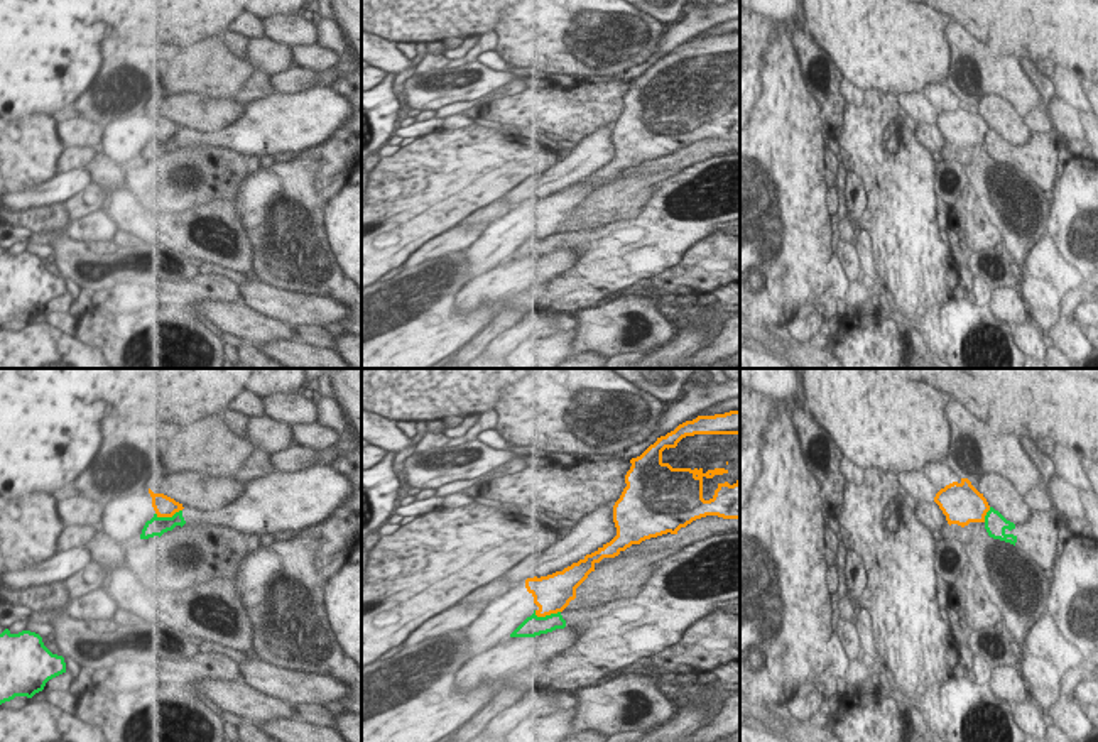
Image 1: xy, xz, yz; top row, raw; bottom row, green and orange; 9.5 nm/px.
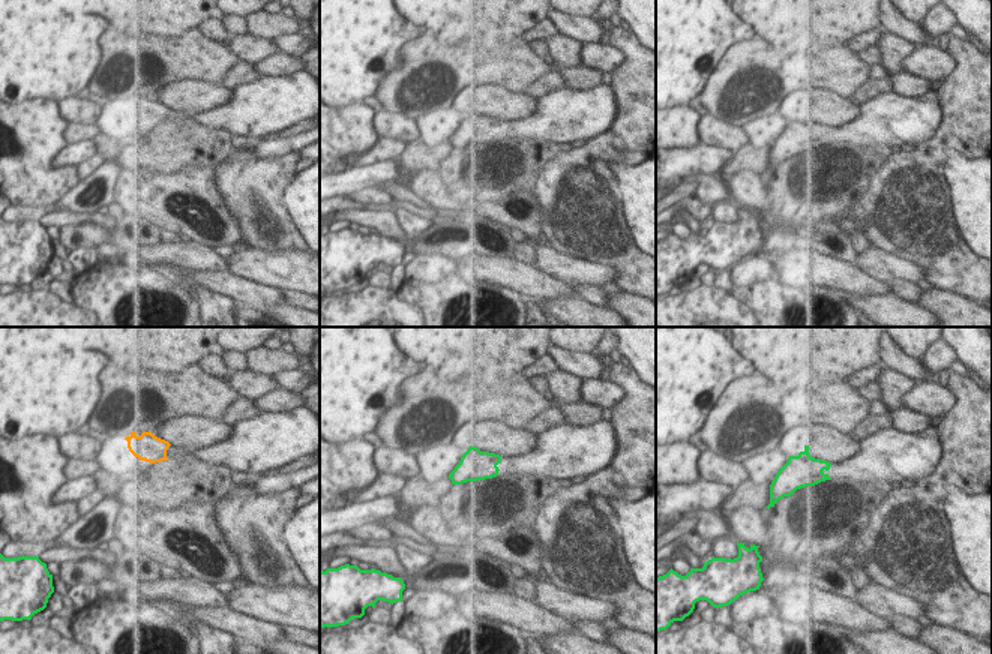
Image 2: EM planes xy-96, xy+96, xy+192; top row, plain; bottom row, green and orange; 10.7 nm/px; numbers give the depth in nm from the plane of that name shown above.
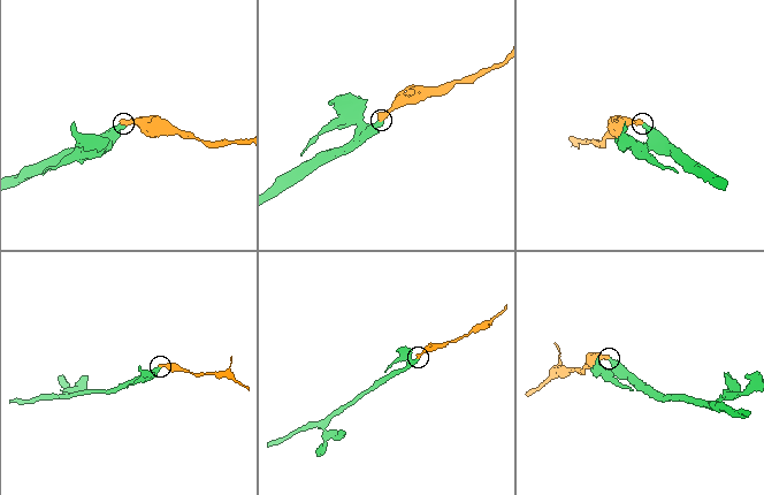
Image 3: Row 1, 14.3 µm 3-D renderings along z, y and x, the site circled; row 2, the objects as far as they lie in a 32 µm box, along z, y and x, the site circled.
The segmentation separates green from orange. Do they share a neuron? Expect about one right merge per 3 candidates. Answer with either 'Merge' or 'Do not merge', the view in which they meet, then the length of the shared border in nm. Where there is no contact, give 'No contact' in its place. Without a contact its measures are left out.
Do not merge. Touches green in xz. Shared border 260 nm.

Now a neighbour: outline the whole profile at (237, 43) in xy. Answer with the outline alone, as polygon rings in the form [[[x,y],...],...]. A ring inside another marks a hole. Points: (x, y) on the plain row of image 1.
[[[228,29],[223,35],[226,37],[228,47],[230,47],[236,56],[245,54],[247,46],[252,42],[252,37],[247,37],[247,35],[243,35],[243,34],[236,34],[236,32],[230,30],[230,29]]]

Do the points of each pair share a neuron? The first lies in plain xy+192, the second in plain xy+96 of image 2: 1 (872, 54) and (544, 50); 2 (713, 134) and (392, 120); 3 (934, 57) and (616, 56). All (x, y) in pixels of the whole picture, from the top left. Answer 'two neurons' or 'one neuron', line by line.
1: one neuron
2: one neuron
3: one neuron

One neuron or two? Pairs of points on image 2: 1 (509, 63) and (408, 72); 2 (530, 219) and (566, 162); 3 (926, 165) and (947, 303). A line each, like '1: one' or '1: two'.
1: one
2: two
3: two

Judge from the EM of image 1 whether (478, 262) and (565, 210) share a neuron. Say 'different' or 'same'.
same

